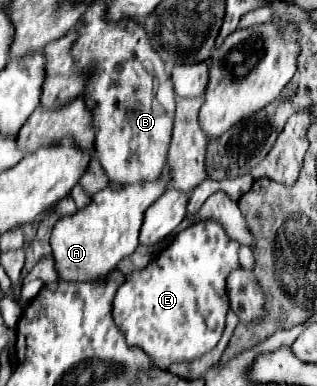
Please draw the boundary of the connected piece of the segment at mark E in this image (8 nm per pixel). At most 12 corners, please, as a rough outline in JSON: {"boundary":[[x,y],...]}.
{"boundary":[[199,220],[113,300],[155,368],[225,328],[239,244]]}

